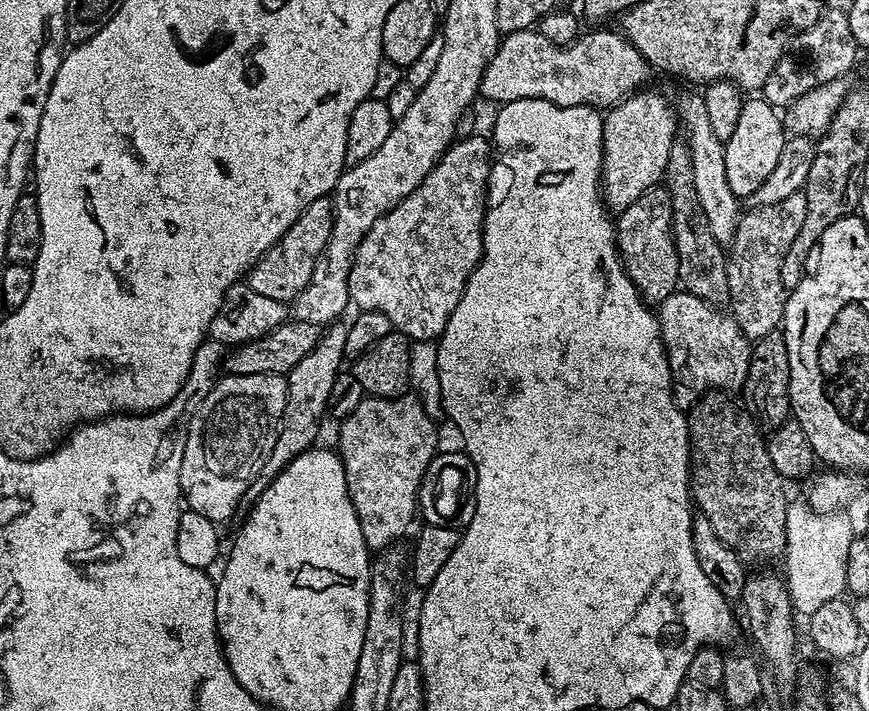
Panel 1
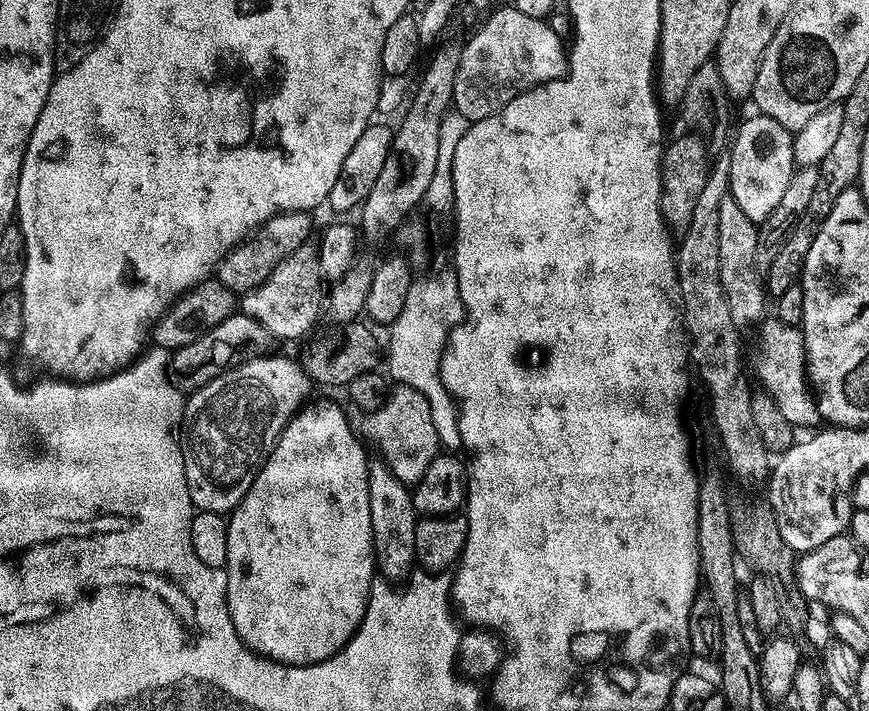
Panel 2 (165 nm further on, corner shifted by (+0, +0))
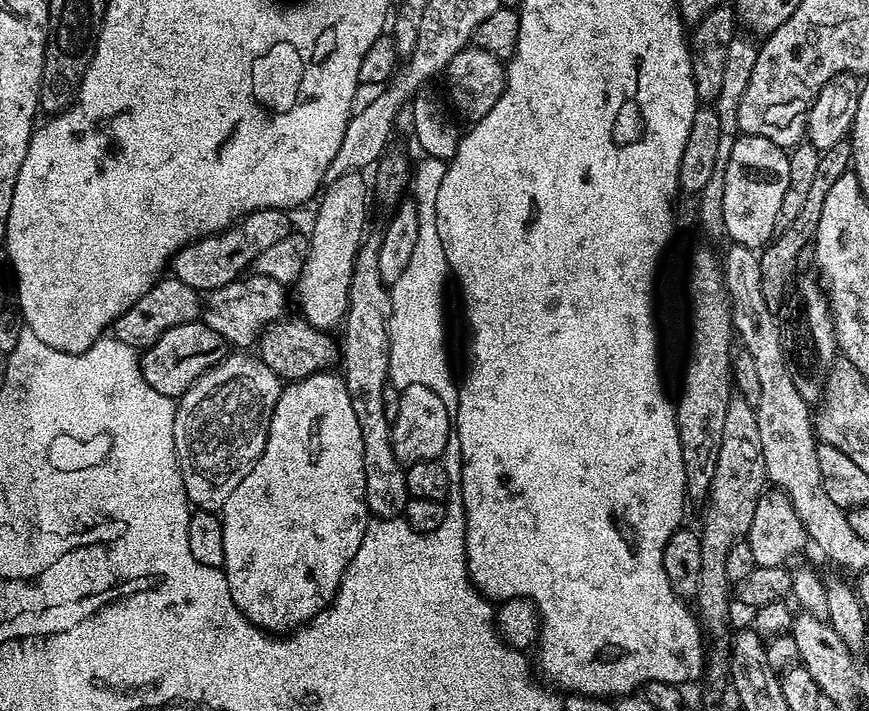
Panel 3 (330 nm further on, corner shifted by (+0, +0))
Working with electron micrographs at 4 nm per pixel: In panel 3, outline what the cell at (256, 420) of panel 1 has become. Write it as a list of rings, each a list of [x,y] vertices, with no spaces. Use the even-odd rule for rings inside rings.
[[[232,356],[214,365],[209,372],[203,372],[198,379],[179,397],[174,414],[174,450],[186,486],[189,501],[200,510],[223,509],[226,498],[234,494],[234,486],[250,474],[254,462],[266,446],[270,430],[270,418],[280,397],[282,381],[258,358]]]

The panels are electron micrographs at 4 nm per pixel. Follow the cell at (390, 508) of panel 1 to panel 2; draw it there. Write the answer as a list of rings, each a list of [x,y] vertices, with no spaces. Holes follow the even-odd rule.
[[[396,386],[387,393],[384,404],[369,411],[363,418],[362,436],[369,445],[376,447],[382,463],[394,478],[407,486],[414,486],[426,474],[426,466],[441,451],[438,430],[434,430],[434,418],[430,418],[430,402],[416,388]]]

